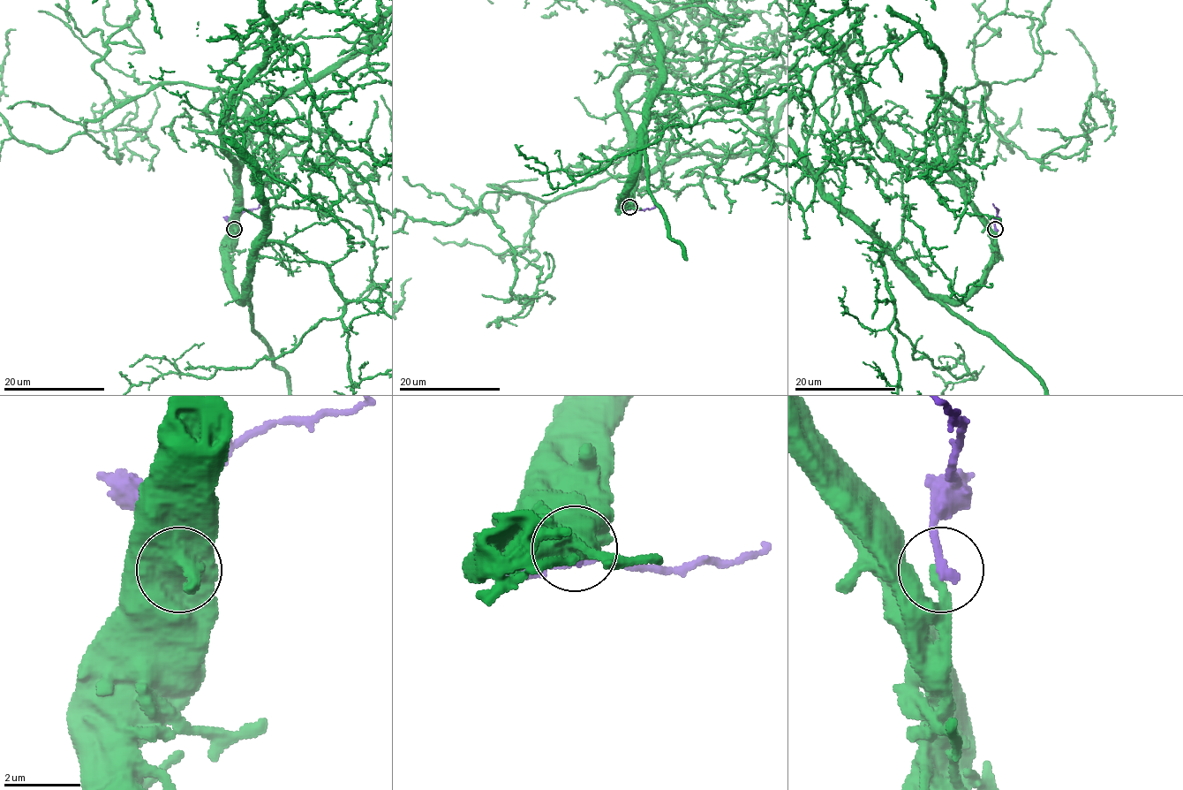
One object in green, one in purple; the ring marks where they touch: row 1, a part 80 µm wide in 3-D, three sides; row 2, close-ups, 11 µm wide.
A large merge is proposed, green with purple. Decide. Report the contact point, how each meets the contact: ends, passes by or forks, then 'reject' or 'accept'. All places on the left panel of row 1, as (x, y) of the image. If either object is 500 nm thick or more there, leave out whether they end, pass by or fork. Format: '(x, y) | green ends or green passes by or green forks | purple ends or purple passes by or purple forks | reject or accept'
(234, 229) | green ends | purple ends | reject

